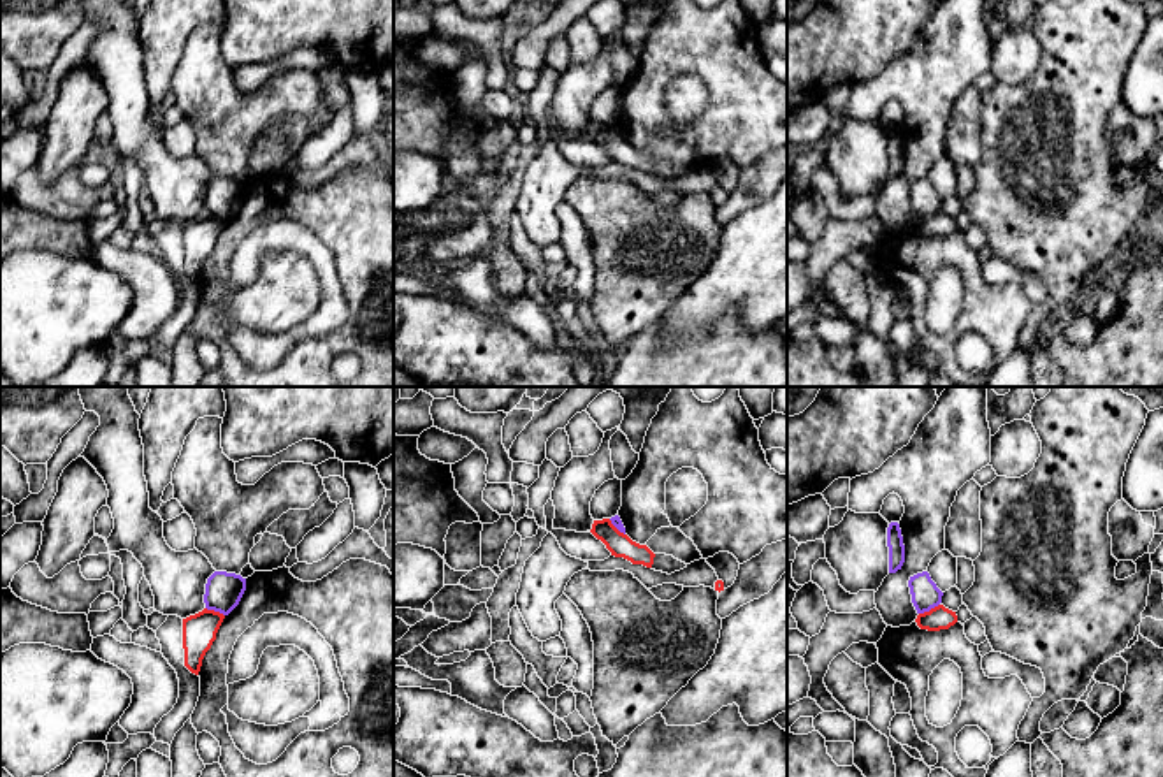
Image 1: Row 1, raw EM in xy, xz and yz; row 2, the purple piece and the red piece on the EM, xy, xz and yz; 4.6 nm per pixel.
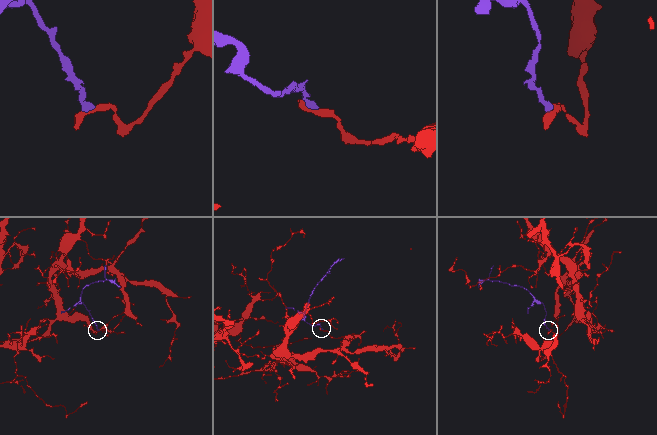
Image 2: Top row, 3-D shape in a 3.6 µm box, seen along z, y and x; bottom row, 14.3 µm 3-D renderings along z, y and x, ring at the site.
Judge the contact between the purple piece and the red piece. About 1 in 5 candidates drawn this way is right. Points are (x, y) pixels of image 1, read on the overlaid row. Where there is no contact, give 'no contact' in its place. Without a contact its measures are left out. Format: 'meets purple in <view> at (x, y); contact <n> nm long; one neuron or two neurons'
meets purple in yz at (928, 610); contact 110 nm long; two neurons

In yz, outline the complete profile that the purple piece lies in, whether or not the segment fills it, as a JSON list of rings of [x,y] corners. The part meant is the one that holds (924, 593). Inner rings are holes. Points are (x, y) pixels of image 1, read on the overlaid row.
[[[928,571],[910,577],[908,587],[917,614],[929,612],[942,603],[943,592],[936,587]]]

